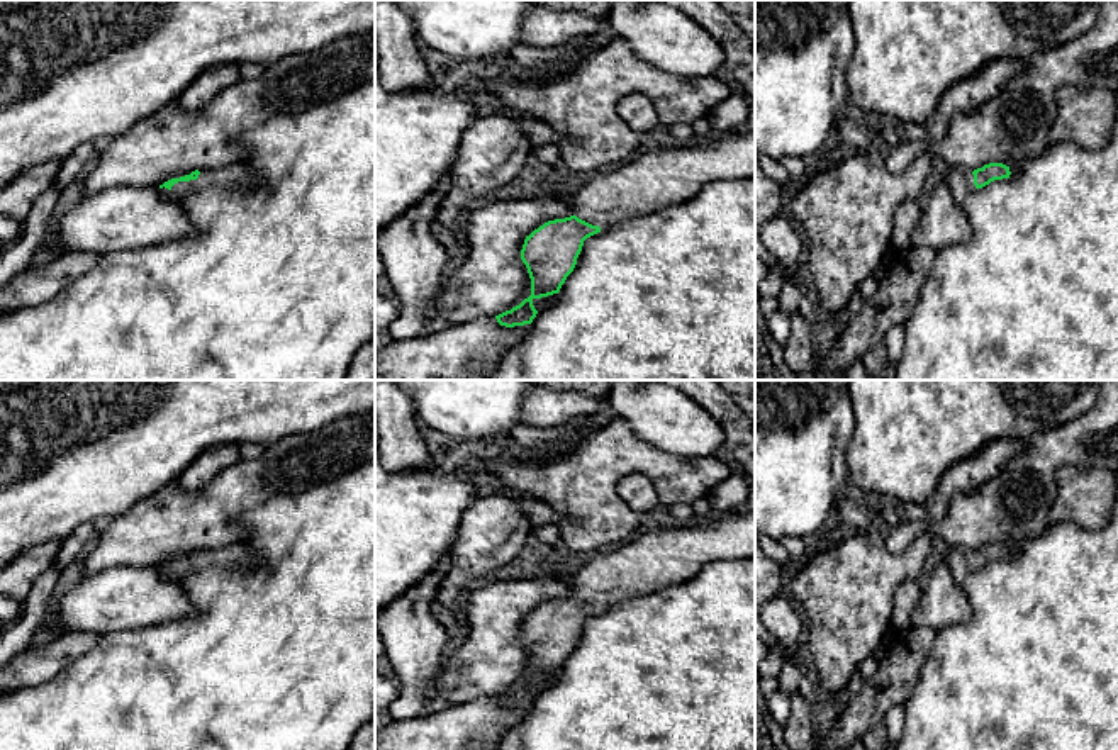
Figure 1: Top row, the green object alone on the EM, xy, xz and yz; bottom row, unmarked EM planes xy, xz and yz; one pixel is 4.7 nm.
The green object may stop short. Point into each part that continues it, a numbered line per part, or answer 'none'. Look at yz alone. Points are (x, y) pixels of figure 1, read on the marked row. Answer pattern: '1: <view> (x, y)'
1: yz (961, 182)

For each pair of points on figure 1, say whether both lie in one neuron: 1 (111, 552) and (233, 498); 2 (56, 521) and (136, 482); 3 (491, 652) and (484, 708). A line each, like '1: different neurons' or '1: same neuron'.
1: same neuron
2: same neuron
3: different neurons

